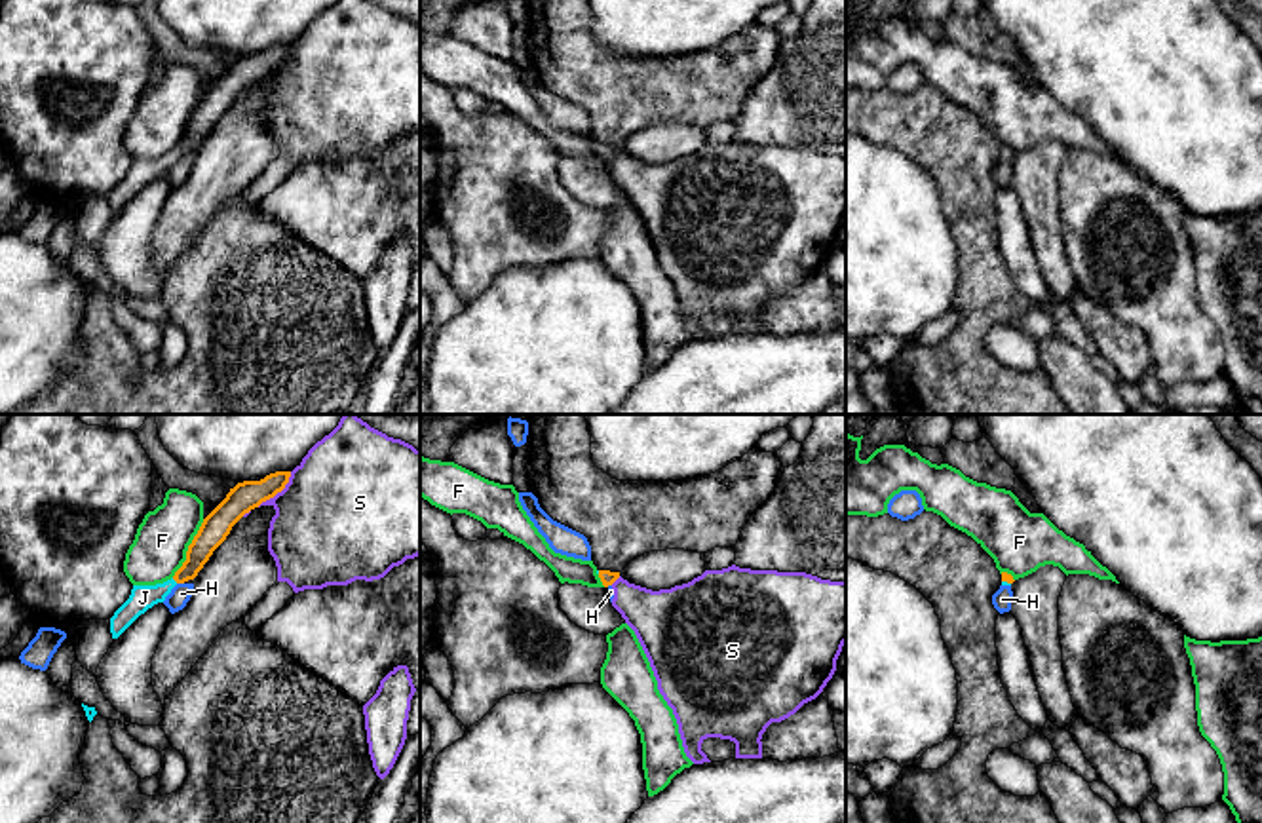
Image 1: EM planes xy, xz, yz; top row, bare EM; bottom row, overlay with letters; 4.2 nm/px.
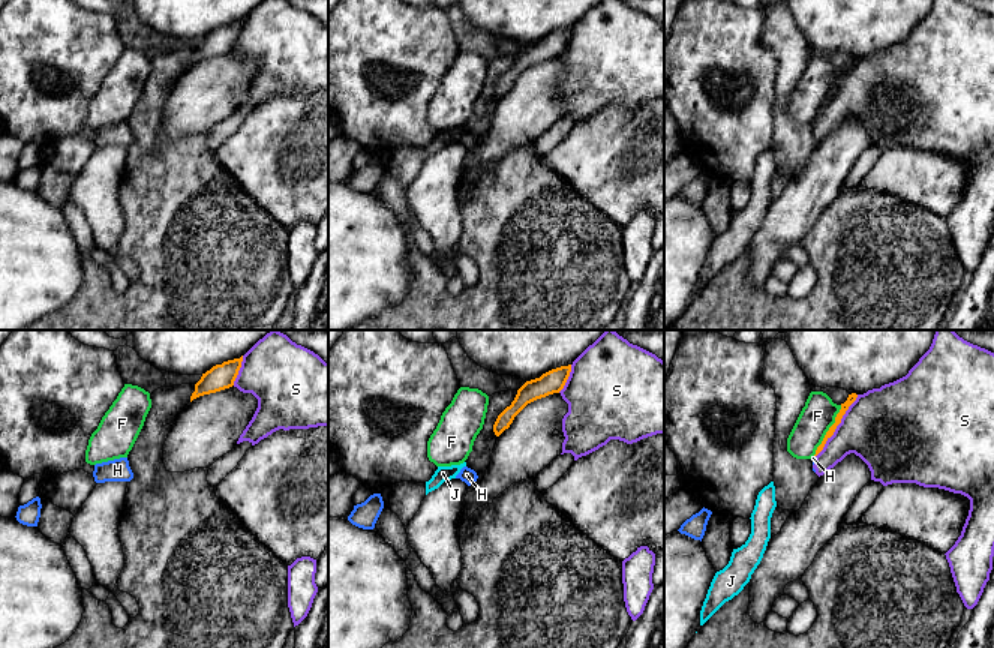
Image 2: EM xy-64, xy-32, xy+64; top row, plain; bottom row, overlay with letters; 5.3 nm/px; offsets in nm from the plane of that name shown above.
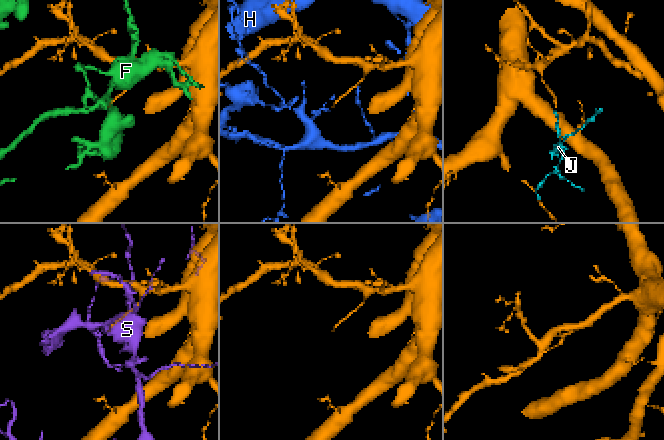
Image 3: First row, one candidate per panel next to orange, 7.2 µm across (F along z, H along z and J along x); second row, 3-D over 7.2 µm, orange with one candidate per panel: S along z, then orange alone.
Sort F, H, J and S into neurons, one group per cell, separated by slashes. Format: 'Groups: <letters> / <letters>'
Groups: F / H / J / S

